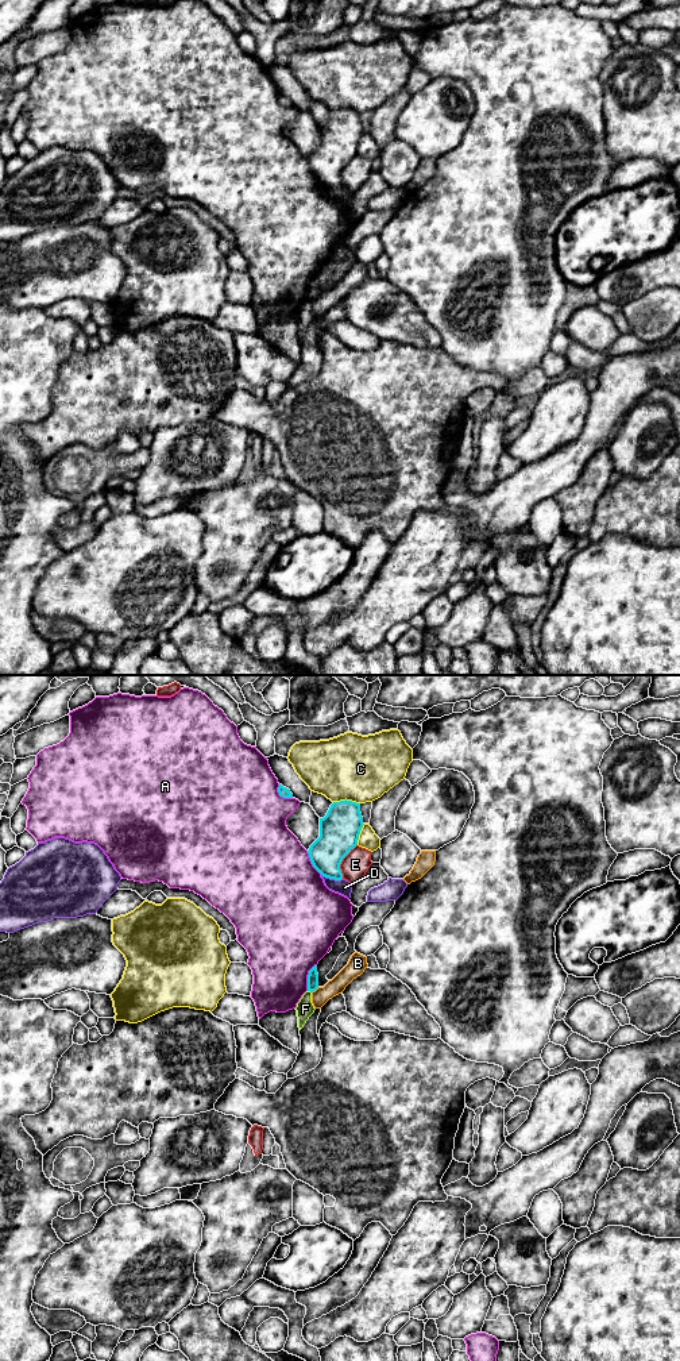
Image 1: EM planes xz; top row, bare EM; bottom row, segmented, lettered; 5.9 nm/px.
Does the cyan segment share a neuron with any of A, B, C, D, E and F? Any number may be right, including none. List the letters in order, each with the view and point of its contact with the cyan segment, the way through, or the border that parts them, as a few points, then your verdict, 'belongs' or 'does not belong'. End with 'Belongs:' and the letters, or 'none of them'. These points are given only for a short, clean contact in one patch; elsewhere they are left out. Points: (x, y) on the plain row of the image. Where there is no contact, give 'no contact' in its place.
A: meets cyan in xz at (308, 286); does not belong
B: meets cyan in xz at (315, 299); does not belong
C: meets cyan in xz at (346, 108); does not belong
D: meets cyan in xz at (332, 187); does not belong
E: meets cyan in xz at (342, 169); does not belong
F: meets cyan in xz at (309, 299); border along xz (308, 299), (310, 301); does not belong
Belongs: none of them

